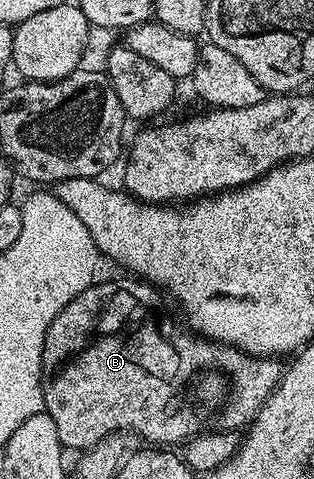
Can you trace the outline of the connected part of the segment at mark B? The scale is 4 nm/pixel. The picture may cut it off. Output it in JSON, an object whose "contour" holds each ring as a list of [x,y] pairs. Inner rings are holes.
{"contour":[[[123,277],[116,283],[102,283],[96,281],[91,286],[86,287],[49,325],[47,336],[43,342],[43,411],[53,419],[57,425],[57,433],[64,448],[79,447],[86,449],[93,446],[101,437],[105,437],[114,431],[133,431],[139,436],[140,440],[149,442],[151,445],[176,445],[182,444],[184,440],[193,435],[201,435],[205,431],[239,431],[246,428],[255,414],[263,408],[263,402],[275,391],[275,387],[283,379],[285,370],[284,364],[275,357],[252,357],[239,351],[235,347],[230,347],[227,343],[214,343],[211,339],[205,339],[202,335],[190,330],[179,328],[179,323],[163,308],[161,292],[158,287],[151,286],[146,281],[140,281],[135,277]],[[59,351],[71,351],[71,363],[67,367],[59,367]]]}

